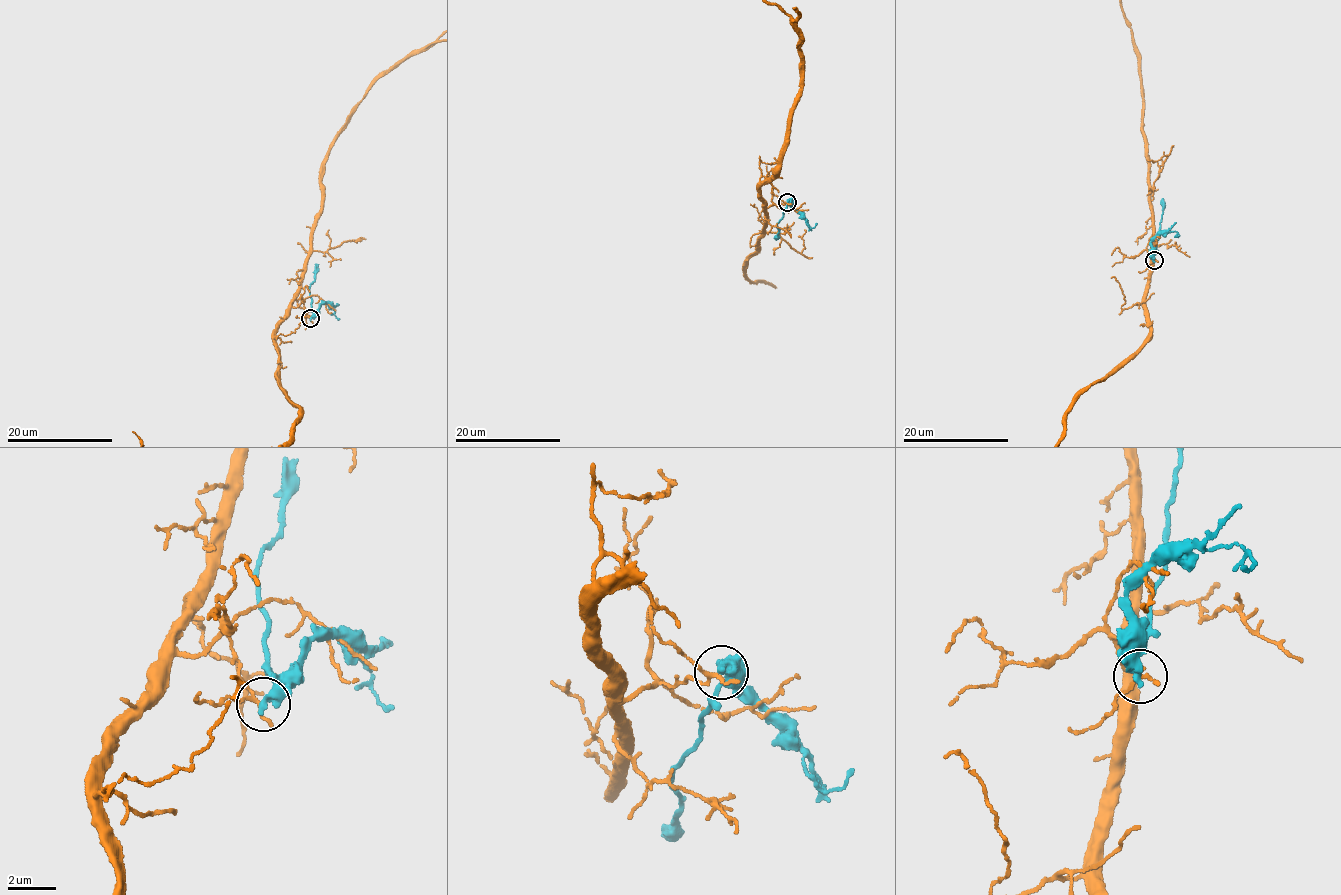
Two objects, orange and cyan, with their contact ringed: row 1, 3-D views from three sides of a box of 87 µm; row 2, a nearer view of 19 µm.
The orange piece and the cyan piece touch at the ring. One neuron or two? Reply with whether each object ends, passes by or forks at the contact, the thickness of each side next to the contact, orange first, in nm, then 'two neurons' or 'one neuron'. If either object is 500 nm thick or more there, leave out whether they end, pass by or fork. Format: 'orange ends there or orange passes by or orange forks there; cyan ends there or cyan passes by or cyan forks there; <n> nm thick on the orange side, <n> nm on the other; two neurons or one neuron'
orange passes by; cyan ends there; 150 nm thick on the orange side, 440 nm on the other; two neurons

